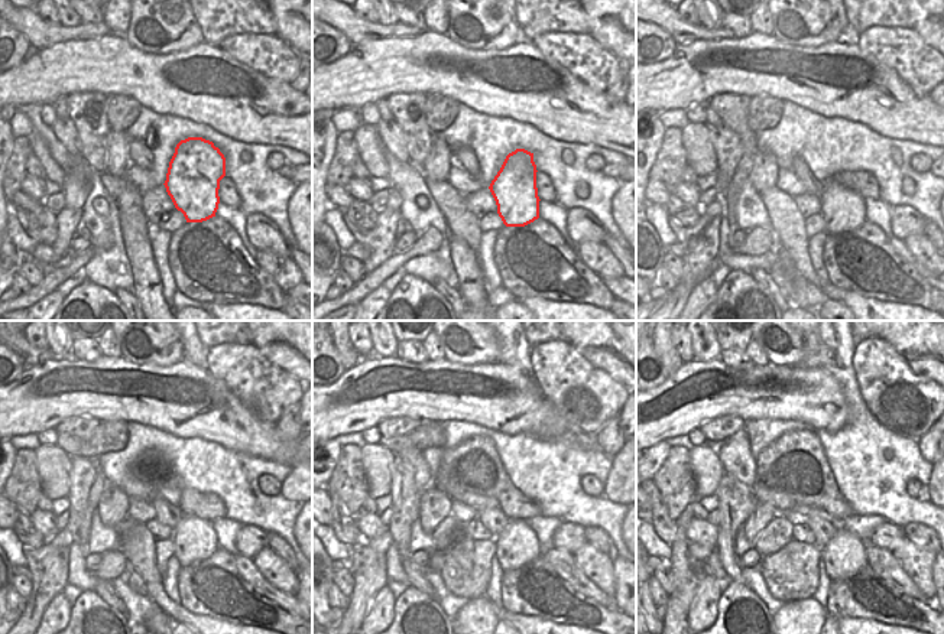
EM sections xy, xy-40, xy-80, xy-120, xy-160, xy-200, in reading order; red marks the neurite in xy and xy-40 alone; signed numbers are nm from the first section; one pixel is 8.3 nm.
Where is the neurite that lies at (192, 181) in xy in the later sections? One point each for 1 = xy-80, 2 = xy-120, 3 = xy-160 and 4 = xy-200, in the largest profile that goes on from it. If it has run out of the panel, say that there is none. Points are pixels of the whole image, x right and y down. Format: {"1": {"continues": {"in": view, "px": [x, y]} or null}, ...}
{"1": {"continues": {"in": "xy-80", "px": [843, 210]}}, "2": {"continues": {"in": "xy-120", "px": [192, 545]}}, "3": {"continues": {"in": "xy-160", "px": [516, 546]}}, "4": {"continues": {"in": "xy-200", "px": [844, 555]}}}

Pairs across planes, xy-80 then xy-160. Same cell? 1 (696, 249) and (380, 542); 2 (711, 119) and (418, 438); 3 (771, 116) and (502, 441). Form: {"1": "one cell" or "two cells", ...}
{"1": "two cells", "2": "one cell", "3": "two cells"}

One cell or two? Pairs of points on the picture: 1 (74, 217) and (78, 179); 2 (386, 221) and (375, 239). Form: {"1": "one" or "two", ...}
{"1": "two", "2": "one"}

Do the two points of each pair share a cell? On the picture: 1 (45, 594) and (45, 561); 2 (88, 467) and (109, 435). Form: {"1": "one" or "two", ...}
{"1": "one", "2": "two"}

